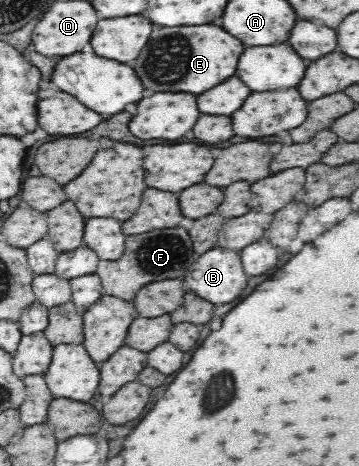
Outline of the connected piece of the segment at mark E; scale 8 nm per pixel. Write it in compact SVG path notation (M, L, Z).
M207 24L207 26L177 26L177 28L155 28L151 34L151 40L135 60L135 72L139 74L139 80L143 82L145 88L153 92L191 92L191 94L201 94L219 82L227 80L229 76L235 74L237 70L237 60L243 52L243 44L227 34L223 28Z

